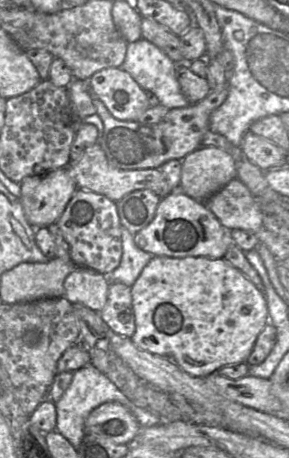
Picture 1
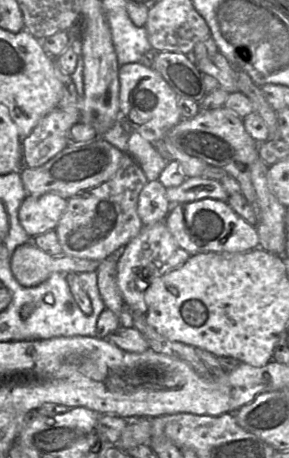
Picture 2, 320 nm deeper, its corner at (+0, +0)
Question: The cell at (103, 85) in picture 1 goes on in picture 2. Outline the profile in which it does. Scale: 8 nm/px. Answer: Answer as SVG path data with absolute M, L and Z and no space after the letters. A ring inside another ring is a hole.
M140 62L121 65L118 74L119 107L122 119L129 123L133 131L148 140L166 161L178 162L186 178L201 177L207 163L165 142L167 132L183 118L177 105L178 97L162 75L154 69L143 66Z

